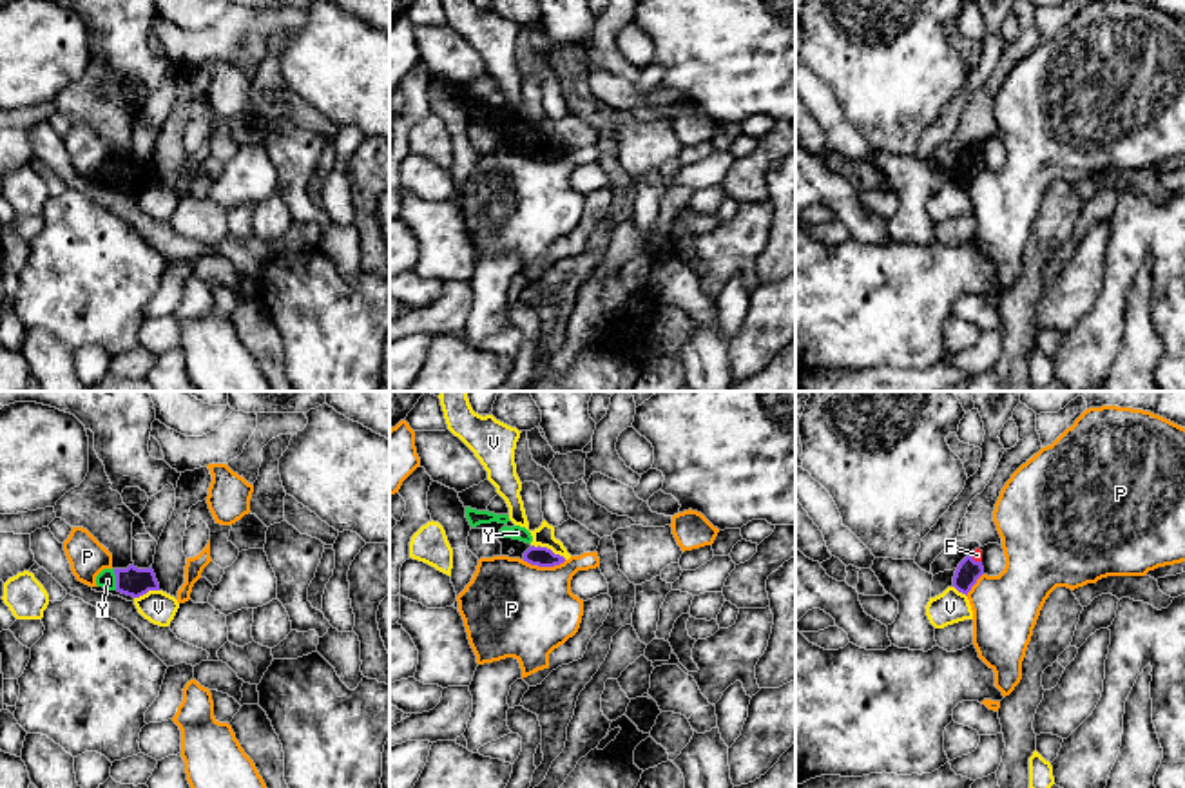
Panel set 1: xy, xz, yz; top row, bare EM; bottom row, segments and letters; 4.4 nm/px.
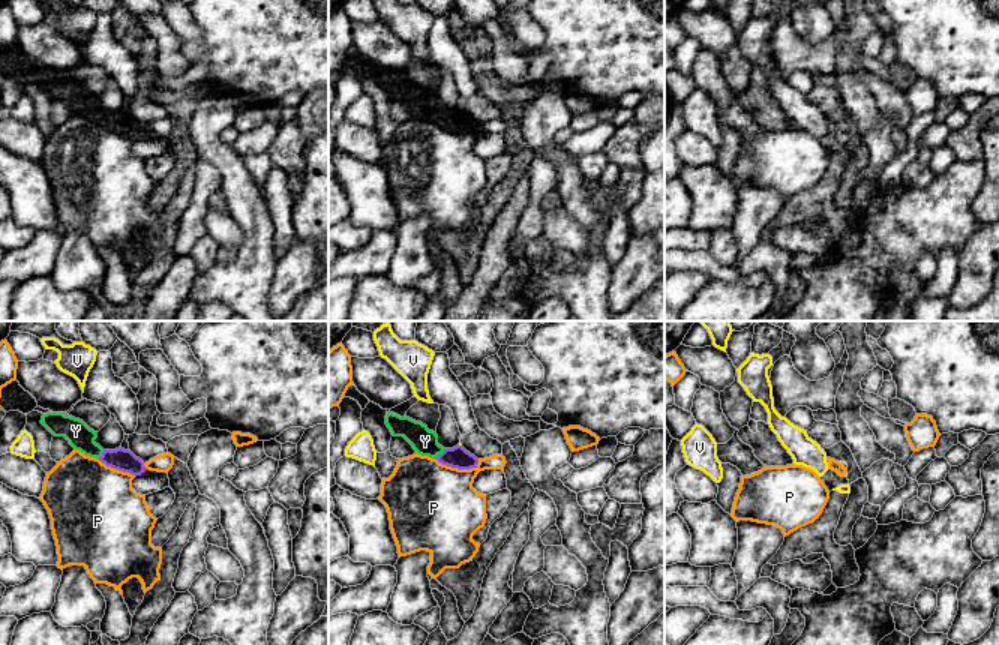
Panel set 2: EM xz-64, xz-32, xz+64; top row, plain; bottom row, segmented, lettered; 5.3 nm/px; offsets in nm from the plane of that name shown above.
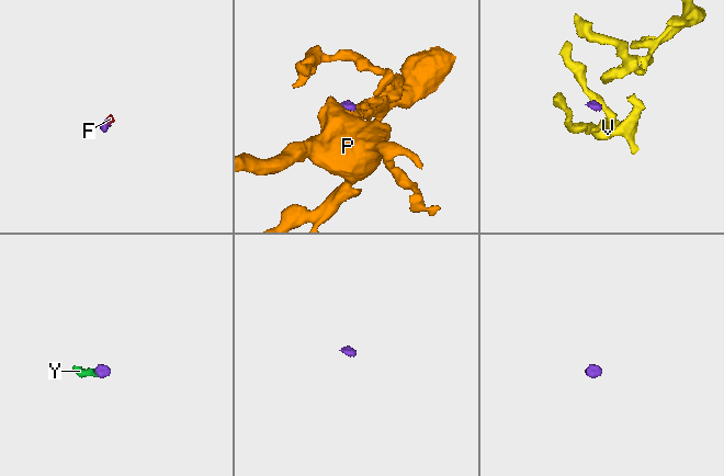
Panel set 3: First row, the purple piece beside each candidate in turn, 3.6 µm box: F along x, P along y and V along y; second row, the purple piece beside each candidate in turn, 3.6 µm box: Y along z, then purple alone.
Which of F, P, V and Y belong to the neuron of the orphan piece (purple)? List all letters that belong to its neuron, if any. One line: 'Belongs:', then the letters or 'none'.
Belongs: F, Y

